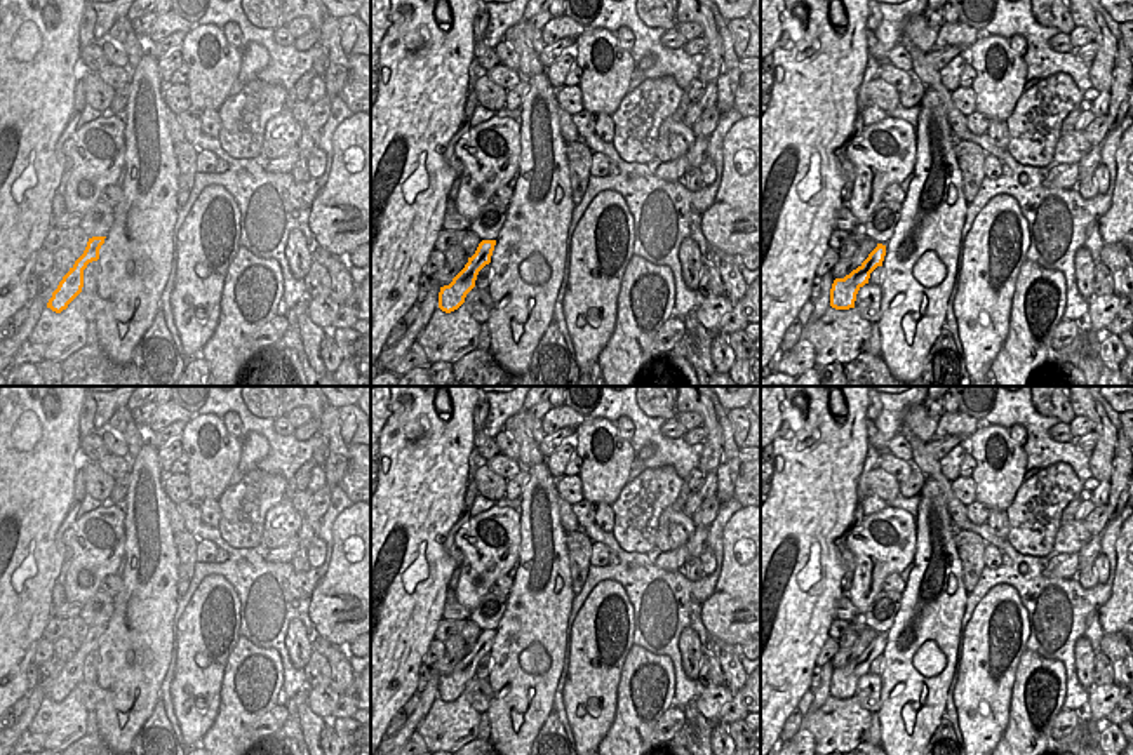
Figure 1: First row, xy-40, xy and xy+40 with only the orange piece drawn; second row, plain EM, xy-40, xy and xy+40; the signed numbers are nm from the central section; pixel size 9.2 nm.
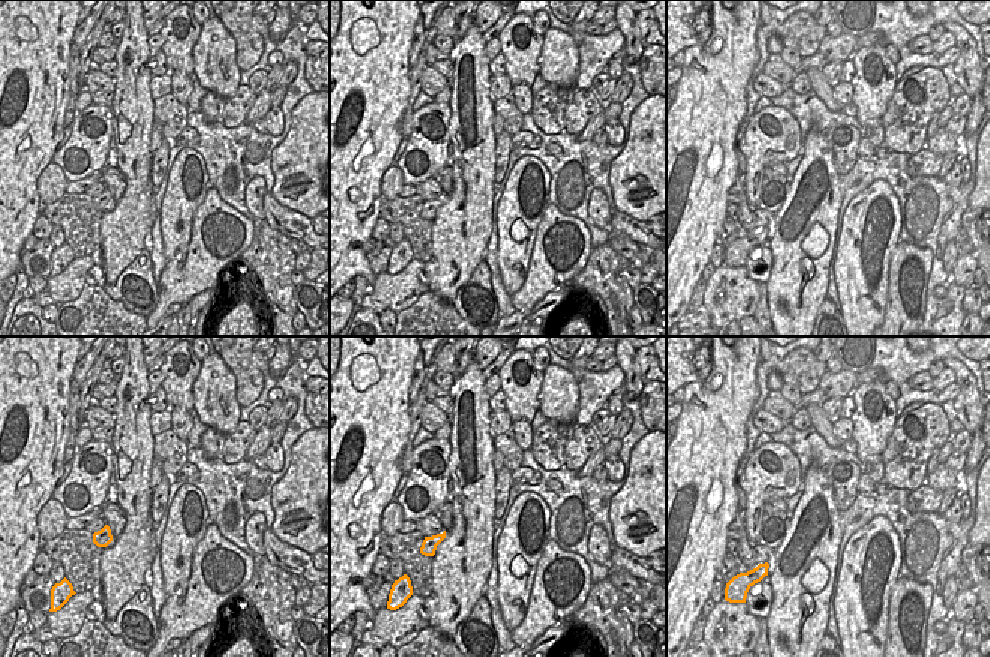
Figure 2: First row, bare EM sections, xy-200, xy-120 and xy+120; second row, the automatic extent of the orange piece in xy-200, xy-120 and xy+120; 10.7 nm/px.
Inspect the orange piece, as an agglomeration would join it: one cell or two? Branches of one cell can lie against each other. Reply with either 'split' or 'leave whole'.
leave whole

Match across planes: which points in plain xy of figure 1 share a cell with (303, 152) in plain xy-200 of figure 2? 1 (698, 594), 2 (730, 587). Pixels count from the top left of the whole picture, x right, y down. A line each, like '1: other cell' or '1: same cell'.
1: other cell
2: same cell

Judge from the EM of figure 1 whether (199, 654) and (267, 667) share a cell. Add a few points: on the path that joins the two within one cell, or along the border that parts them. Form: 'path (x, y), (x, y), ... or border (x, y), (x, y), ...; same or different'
border (241, 635), (228, 656), (218, 700); different

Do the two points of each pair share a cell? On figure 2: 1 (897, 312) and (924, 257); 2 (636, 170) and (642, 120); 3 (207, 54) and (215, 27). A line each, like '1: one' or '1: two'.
1: one
2: one
3: one

